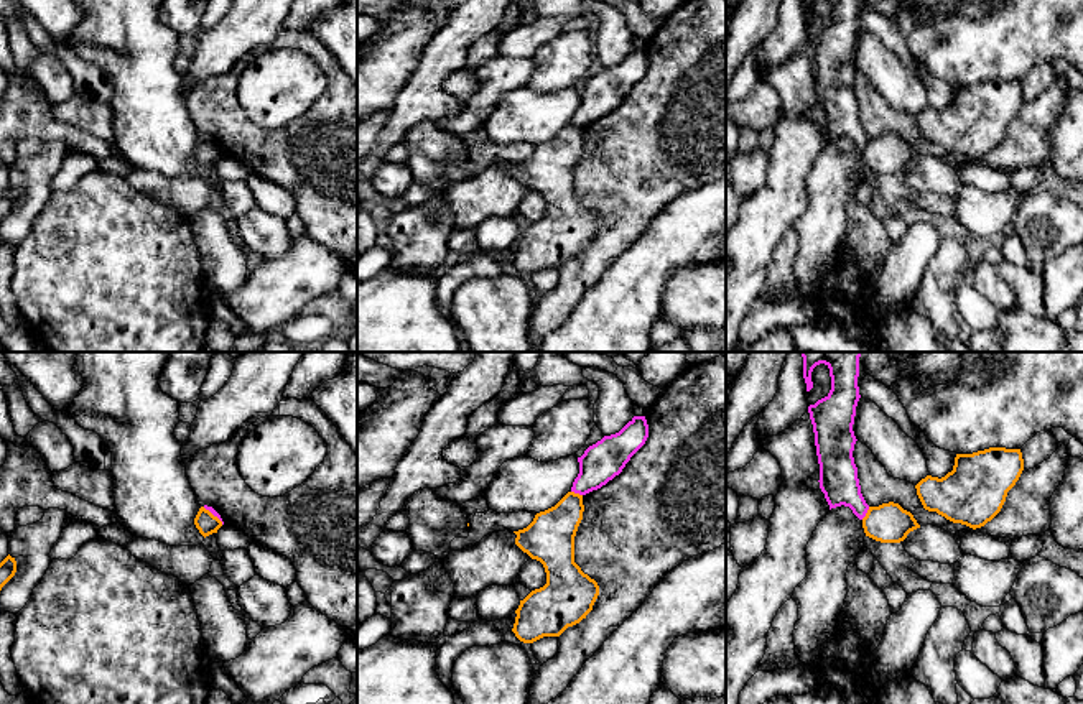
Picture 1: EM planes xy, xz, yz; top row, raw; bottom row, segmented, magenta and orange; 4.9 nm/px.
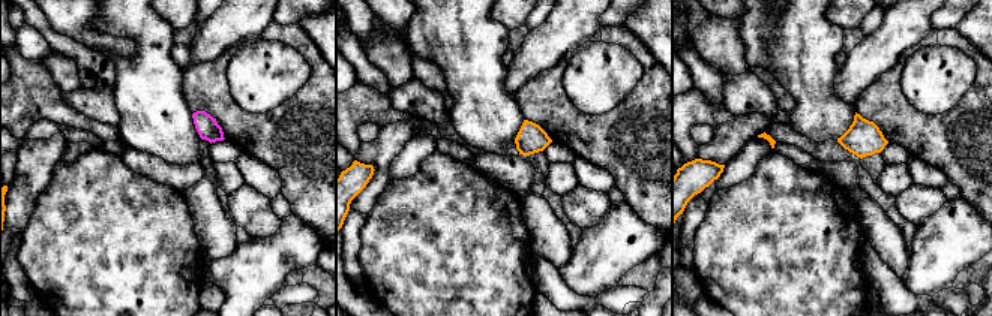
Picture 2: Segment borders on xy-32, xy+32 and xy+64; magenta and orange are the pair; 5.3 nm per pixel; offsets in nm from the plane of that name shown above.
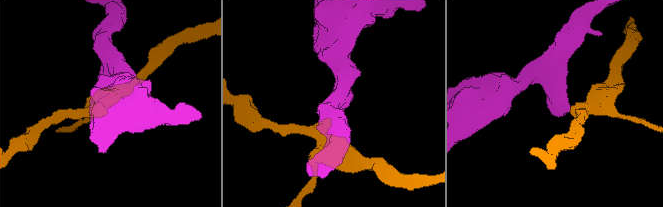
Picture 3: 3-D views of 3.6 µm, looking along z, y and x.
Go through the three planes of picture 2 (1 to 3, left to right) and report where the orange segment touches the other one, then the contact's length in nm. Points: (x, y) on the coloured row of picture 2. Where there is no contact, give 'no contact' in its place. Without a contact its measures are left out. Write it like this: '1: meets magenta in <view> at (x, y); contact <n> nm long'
1: no contact
2: no contact
3: no contact

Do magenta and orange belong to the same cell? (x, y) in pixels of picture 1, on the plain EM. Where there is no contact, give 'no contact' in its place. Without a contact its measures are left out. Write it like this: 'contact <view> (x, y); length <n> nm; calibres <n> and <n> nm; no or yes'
contact yz (866, 143); length 80 nm; calibres 190 and 190 nm; no

